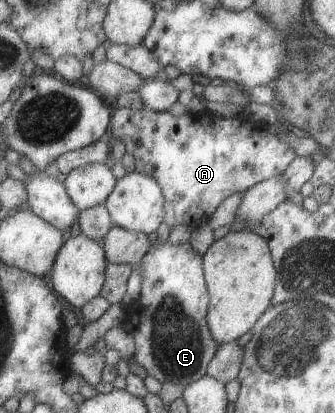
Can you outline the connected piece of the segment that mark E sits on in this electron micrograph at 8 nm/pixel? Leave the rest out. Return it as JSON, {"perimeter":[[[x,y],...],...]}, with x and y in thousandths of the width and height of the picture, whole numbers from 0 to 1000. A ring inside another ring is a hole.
{"perimeter":[[[496,584],[466,596],[418,637],[424,697],[418,719],[394,724],[373,753],[370,799],[409,826],[400,874],[484,930],[519,925],[546,937],[615,908],[657,831],[630,814],[618,785],[621,692],[612,688],[609,622],[561,584],[519,593]]]}

